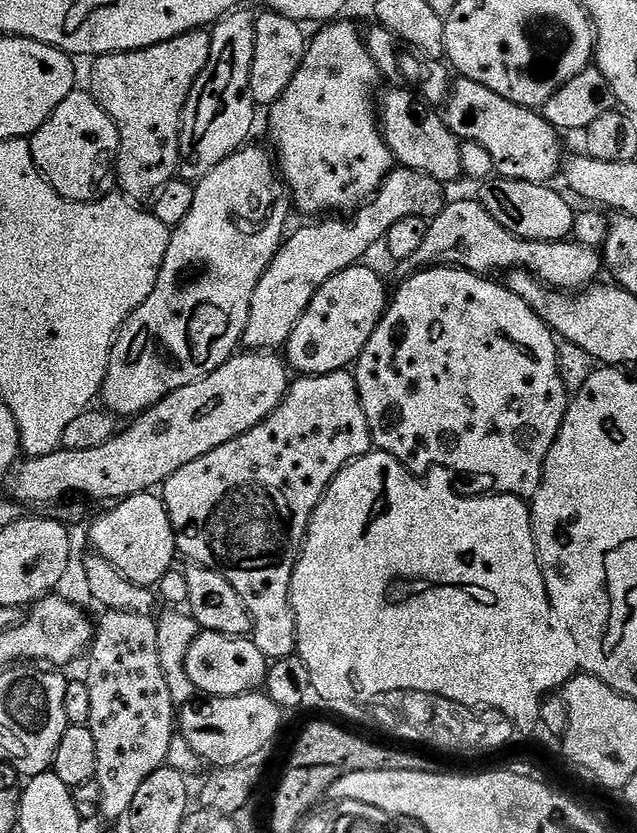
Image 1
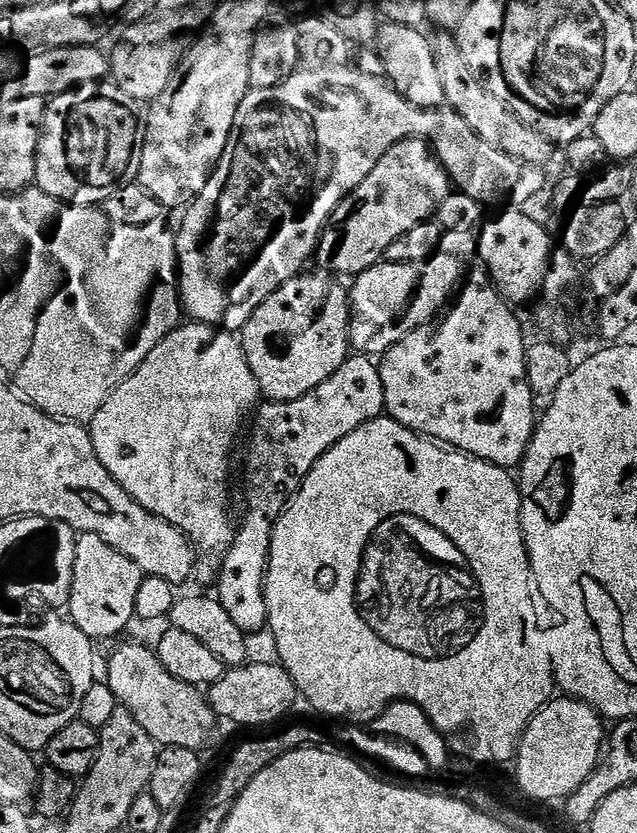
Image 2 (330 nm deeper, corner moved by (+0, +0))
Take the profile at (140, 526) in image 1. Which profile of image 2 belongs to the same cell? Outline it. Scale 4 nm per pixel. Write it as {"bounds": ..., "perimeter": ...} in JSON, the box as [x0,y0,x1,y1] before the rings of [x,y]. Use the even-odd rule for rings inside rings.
{"bounds":[66,533,144,642],"perimeter":[[[79,533],[74,550],[74,578],[66,605],[66,611],[72,615],[71,623],[94,642],[118,635],[128,623],[133,623],[134,598],[138,598],[138,586],[142,586],[144,578],[144,572],[134,561],[102,542],[98,534]]]}

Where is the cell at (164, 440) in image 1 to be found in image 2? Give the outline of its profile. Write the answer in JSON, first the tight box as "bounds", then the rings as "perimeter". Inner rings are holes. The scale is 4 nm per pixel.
{"bounds":[242,270,352,402],"perimeter":[[[316,270],[313,276],[308,275],[295,276],[273,296],[266,298],[266,302],[254,310],[250,322],[242,330],[246,362],[258,382],[261,397],[268,402],[293,400],[302,398],[302,394],[310,394],[310,390],[322,386],[322,382],[326,382],[326,378],[330,378],[330,374],[334,374],[334,370],[338,370],[338,366],[342,366],[350,355],[348,322],[352,319],[352,305],[349,289],[345,285],[343,288],[339,279],[323,271]]]}

